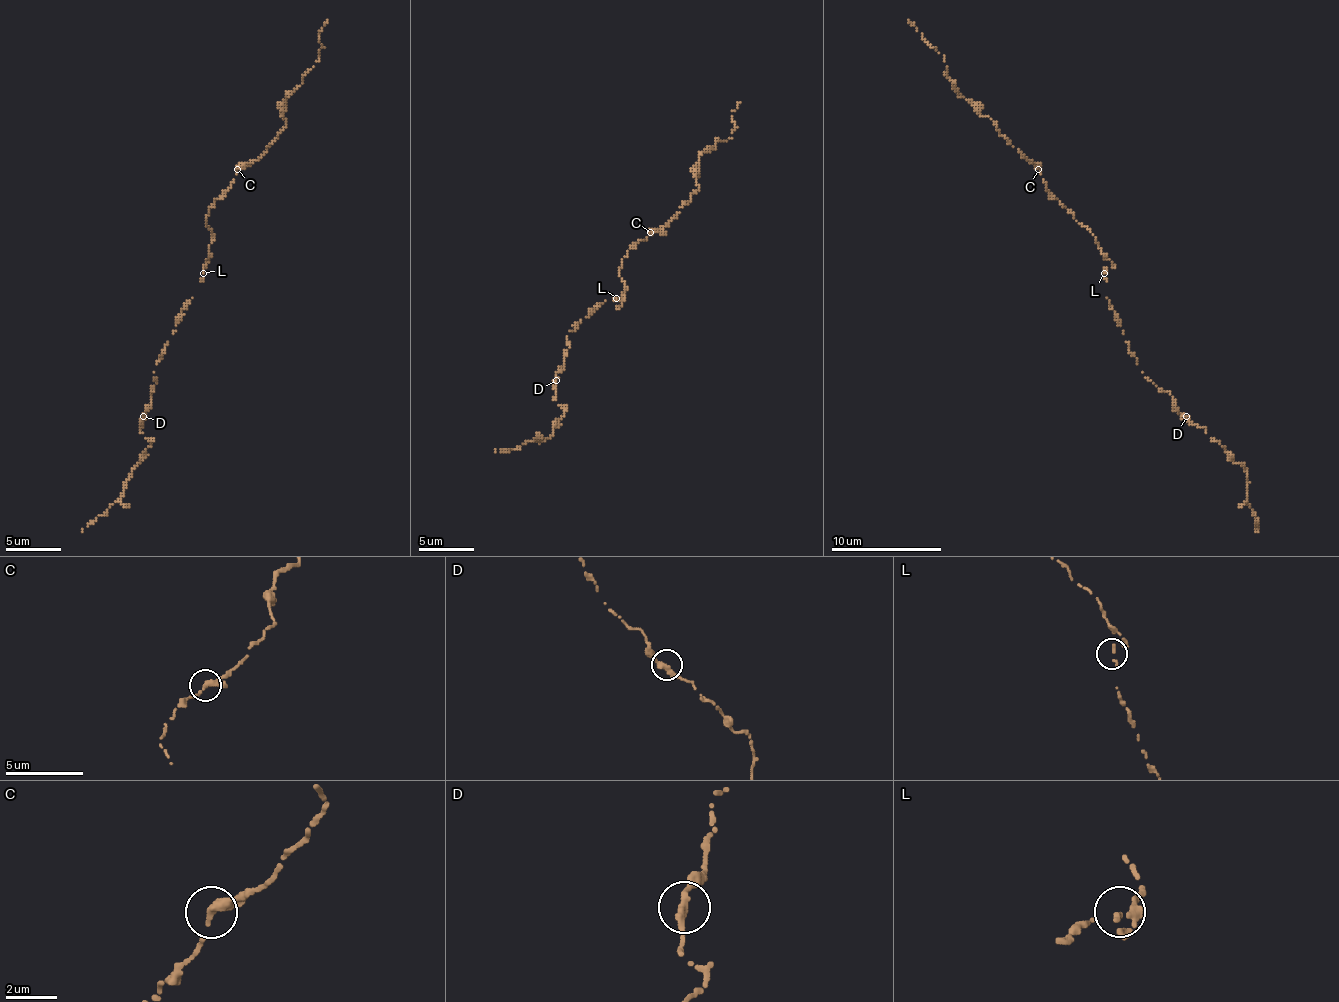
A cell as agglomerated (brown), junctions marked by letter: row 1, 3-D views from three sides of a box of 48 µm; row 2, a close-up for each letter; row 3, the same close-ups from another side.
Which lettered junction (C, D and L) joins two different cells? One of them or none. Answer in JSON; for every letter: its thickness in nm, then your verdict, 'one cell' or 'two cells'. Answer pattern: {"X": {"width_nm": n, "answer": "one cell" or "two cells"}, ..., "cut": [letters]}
{"C": {"width_nm": 320, "answer": "one cell"}, "D": {"width_nm": 320, "answer": "one cell"}, "L": {"width_nm": 240, "answer": "one cell"}, "cut": []}

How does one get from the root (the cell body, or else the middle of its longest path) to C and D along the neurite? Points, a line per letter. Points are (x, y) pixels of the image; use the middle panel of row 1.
C: (616, 298), (616, 306), (619, 306), (625, 290), (625, 281), (619, 276), (622, 259), (649, 232)
D: (616, 298), (600, 303), (589, 317), (581, 320), (570, 331), (567, 336), (570, 347), (556, 380)

